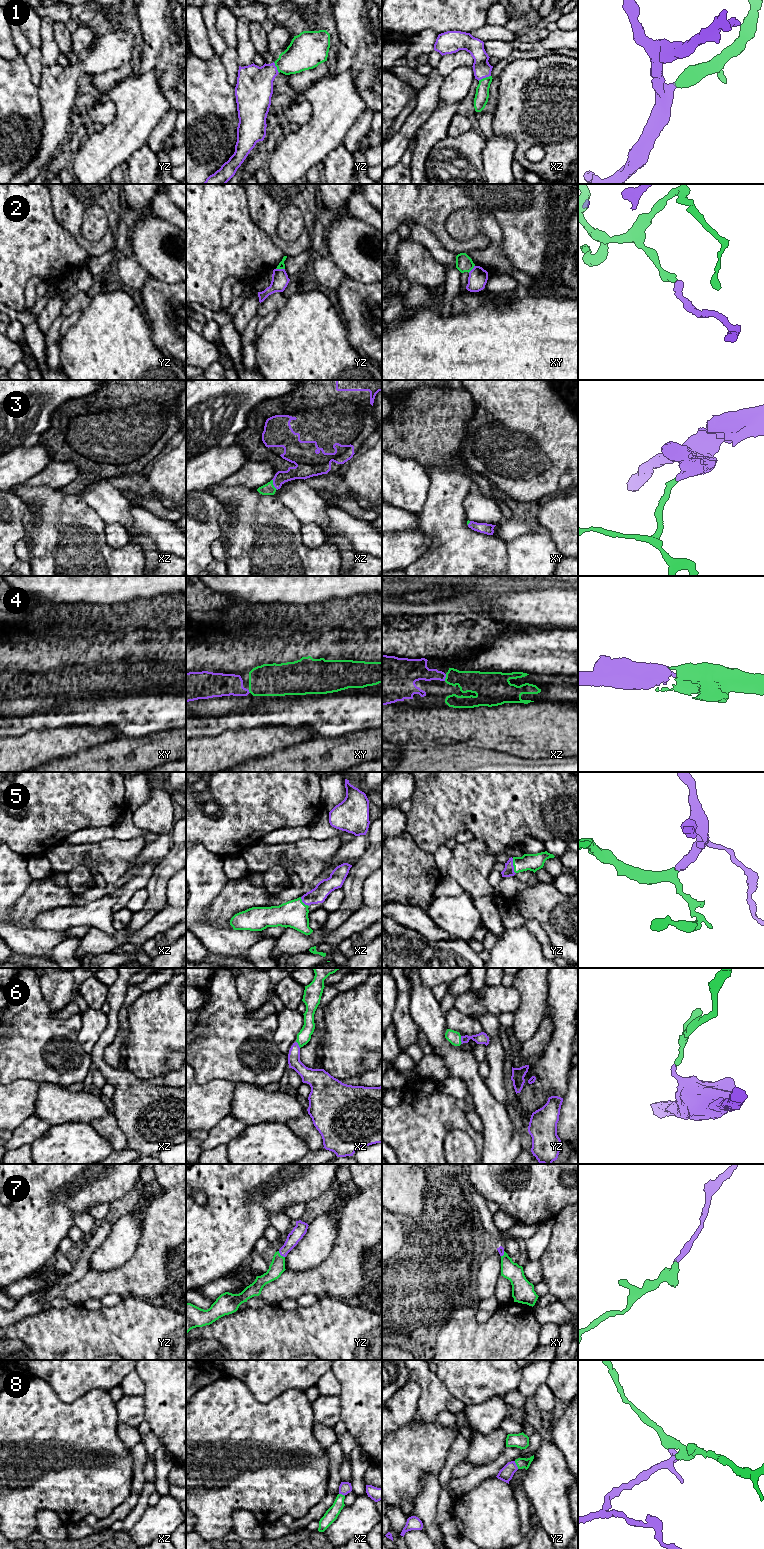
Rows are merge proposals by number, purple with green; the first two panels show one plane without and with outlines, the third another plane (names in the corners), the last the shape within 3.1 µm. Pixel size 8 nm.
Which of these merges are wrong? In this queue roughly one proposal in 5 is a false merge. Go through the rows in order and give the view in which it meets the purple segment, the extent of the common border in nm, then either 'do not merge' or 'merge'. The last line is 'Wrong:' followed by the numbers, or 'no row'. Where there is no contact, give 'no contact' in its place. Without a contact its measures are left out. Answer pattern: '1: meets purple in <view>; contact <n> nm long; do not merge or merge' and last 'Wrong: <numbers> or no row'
1: meets purple in xz; contact 110 nm long; merge
2: meets purple in yz; contact 70 nm long; do not merge
3: meets purple in xz; contact 100 nm long; merge
4: meets purple in xz; contact 60 nm long; merge
5: meets purple in yz; contact 130 nm long; merge
6: meets purple in yz; contact 60 nm long; merge
7: meets purple in yz; contact 80 nm long; merge
8: meets purple in yz; contact 70 nm long; merge
Wrong: 2

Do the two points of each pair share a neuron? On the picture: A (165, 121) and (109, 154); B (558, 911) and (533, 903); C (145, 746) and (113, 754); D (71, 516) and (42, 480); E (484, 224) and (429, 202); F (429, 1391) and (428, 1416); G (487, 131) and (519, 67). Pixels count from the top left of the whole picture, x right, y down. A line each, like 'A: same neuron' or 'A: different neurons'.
A: different neurons
B: same neuron
C: same neuron
D: different neurons
E: different neurons
F: same neuron
G: different neurons

